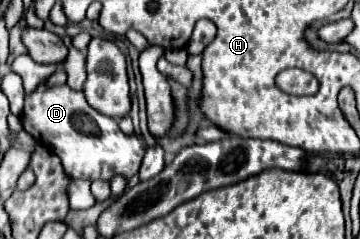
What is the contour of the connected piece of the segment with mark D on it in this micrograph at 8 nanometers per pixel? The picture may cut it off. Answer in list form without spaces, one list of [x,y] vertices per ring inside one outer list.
[[[41,84],[31,96],[25,98],[21,122],[25,132],[59,156],[69,178],[109,182],[113,176],[123,176],[129,180],[139,172],[143,154],[147,150],[141,134],[123,134],[113,118],[103,118],[103,114],[91,110],[85,94],[69,88],[67,84],[53,88],[45,88],[45,84]]]

